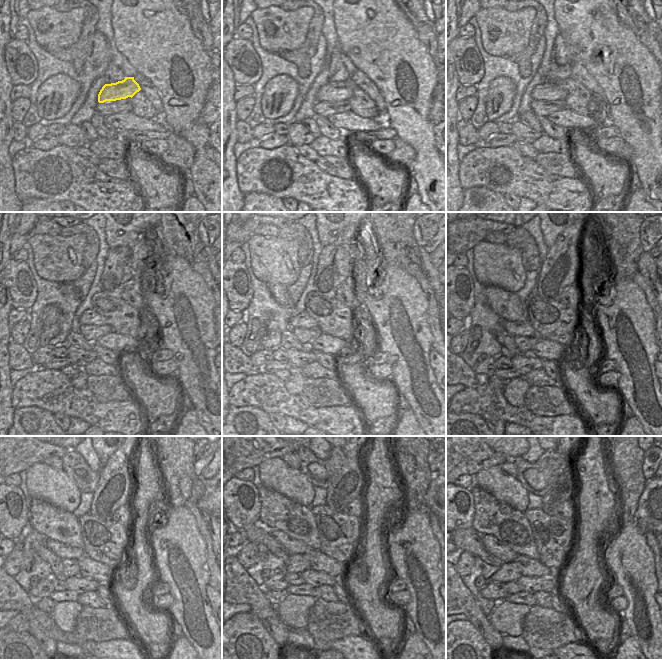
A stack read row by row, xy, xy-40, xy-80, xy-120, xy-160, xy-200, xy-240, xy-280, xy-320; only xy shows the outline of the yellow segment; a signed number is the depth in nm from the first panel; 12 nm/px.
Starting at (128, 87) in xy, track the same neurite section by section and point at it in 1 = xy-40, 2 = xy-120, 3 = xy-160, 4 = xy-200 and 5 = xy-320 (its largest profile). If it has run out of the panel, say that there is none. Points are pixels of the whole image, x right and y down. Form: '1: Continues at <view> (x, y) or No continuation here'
1: Continues at xy-40 (339, 90)
2: Continues at xy-120 (90, 317)
3: Continues at xy-160 (297, 324)
4: Continues at xy-200 (519, 328)
5: Continues at xy-320 (492, 545).

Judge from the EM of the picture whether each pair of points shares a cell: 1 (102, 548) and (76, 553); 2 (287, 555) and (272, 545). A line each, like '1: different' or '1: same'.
1: different
2: same

